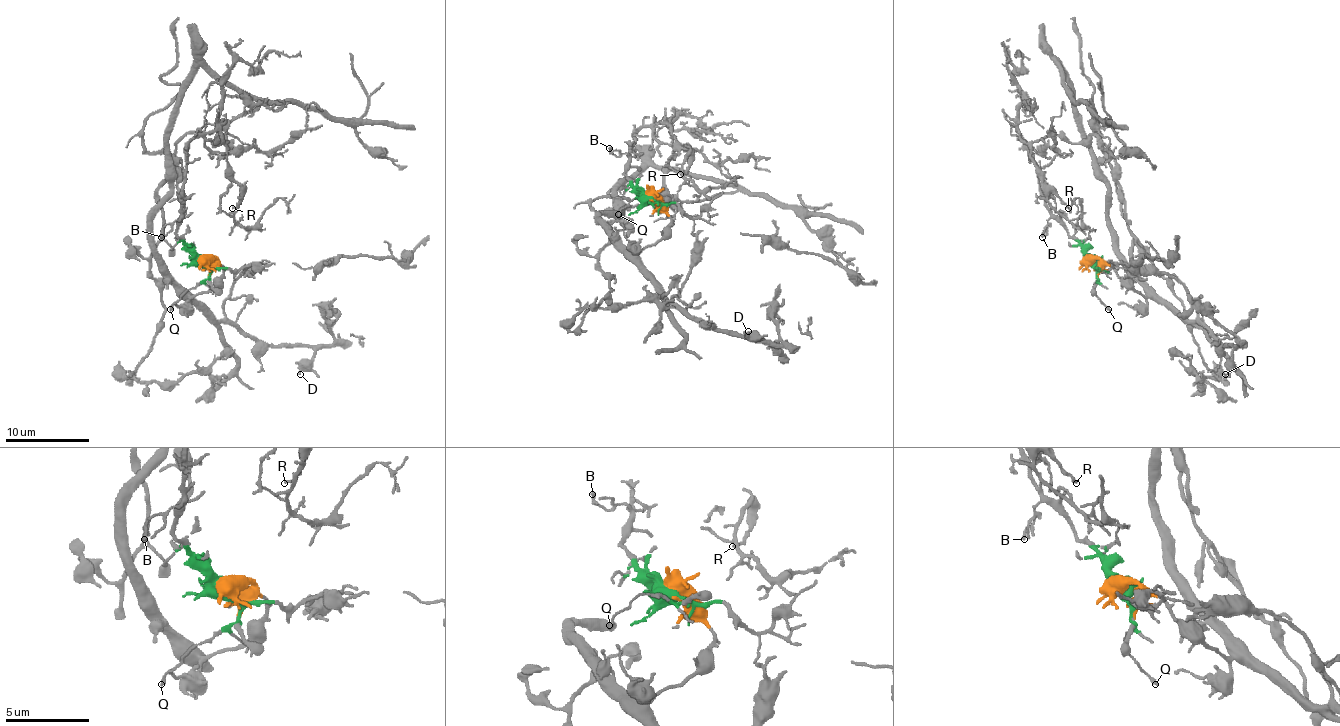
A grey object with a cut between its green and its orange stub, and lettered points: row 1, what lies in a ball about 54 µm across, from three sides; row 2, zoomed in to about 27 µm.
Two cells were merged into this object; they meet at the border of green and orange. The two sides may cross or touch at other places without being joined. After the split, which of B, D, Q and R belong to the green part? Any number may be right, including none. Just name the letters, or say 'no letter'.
B, Q, R

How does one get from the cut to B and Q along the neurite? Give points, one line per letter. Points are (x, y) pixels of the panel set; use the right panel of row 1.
B: (1090, 261), (1090, 255), (1052, 217), (1041, 236)
Q: (1090, 261), (1096, 274), (1092, 291), (1109, 310)

